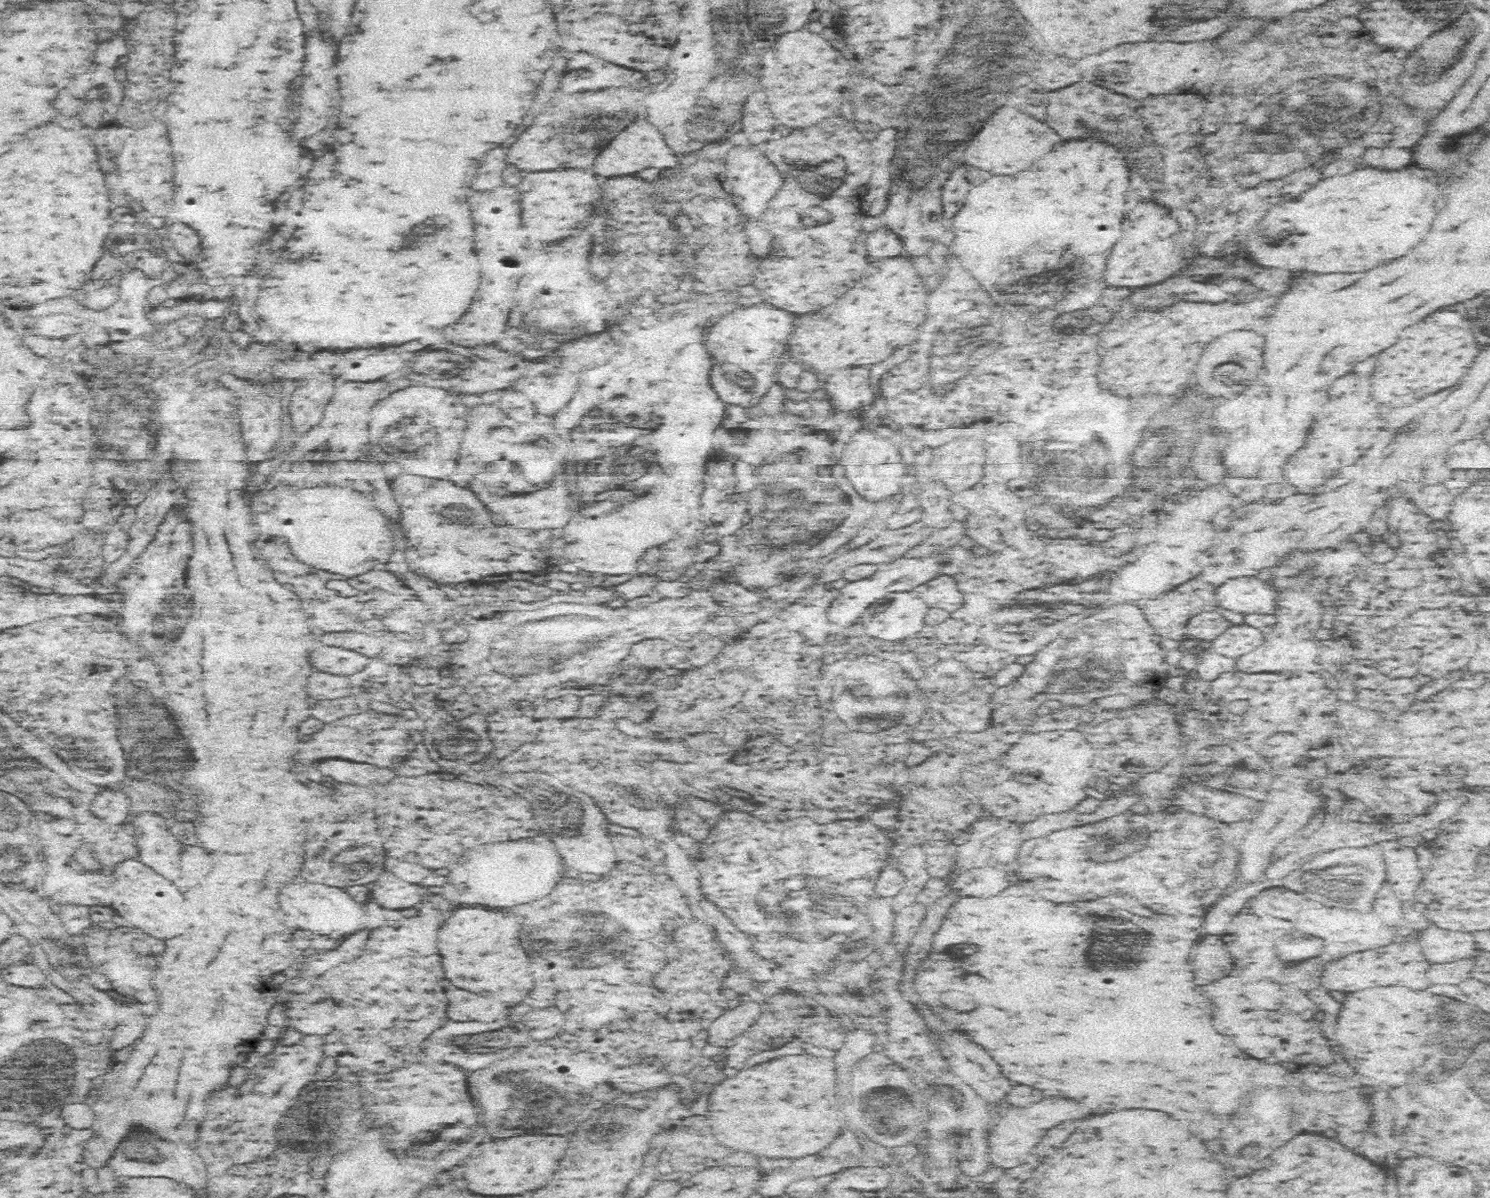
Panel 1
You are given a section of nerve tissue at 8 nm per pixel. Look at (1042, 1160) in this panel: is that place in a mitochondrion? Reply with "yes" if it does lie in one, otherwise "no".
no

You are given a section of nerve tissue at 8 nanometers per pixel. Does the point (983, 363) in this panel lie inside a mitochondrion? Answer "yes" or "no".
yes

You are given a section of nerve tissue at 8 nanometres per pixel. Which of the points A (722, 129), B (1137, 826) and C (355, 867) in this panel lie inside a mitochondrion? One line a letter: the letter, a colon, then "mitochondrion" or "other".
A: mitochondrion
B: mitochondrion
C: mitochondrion

